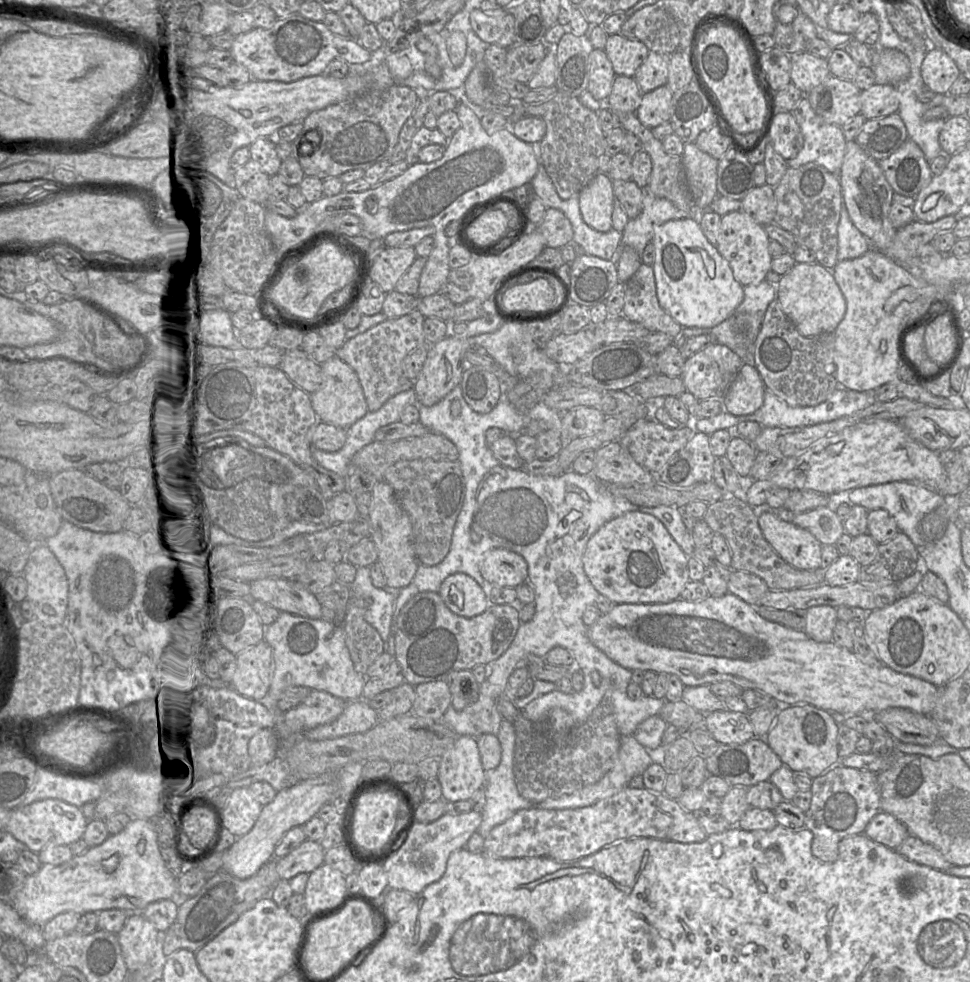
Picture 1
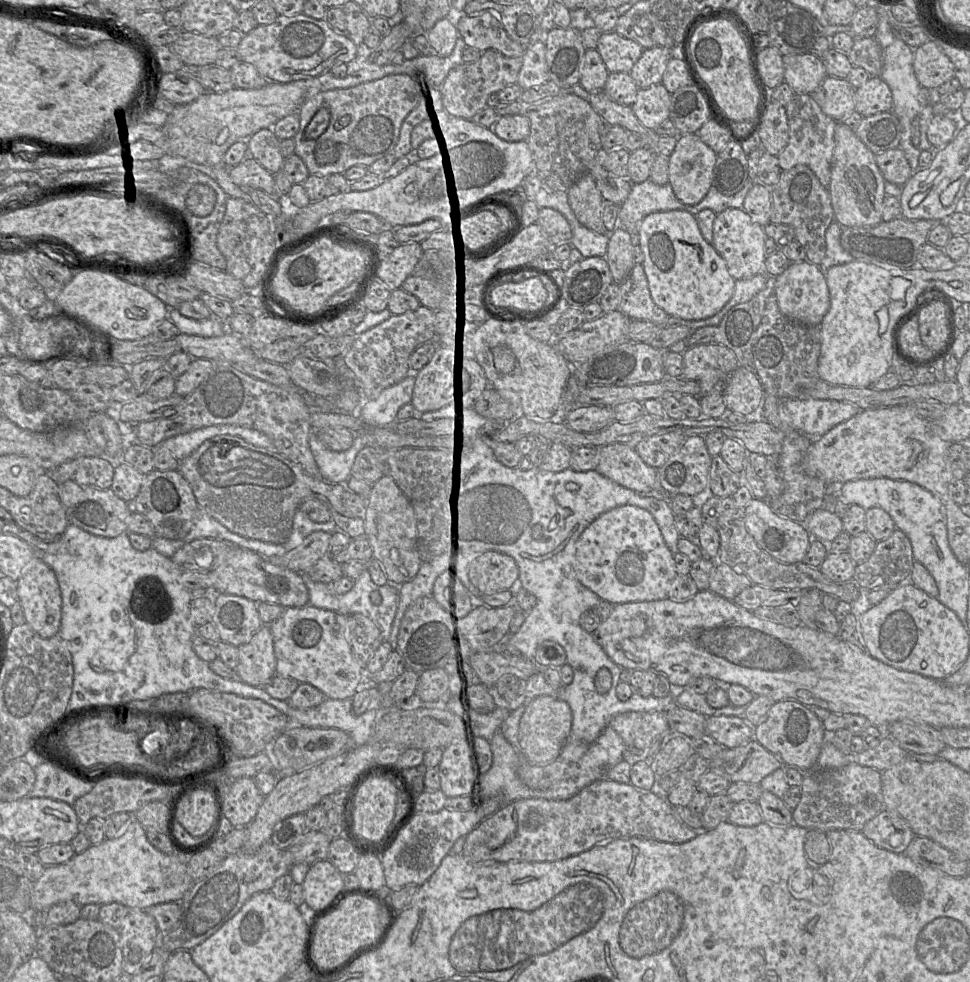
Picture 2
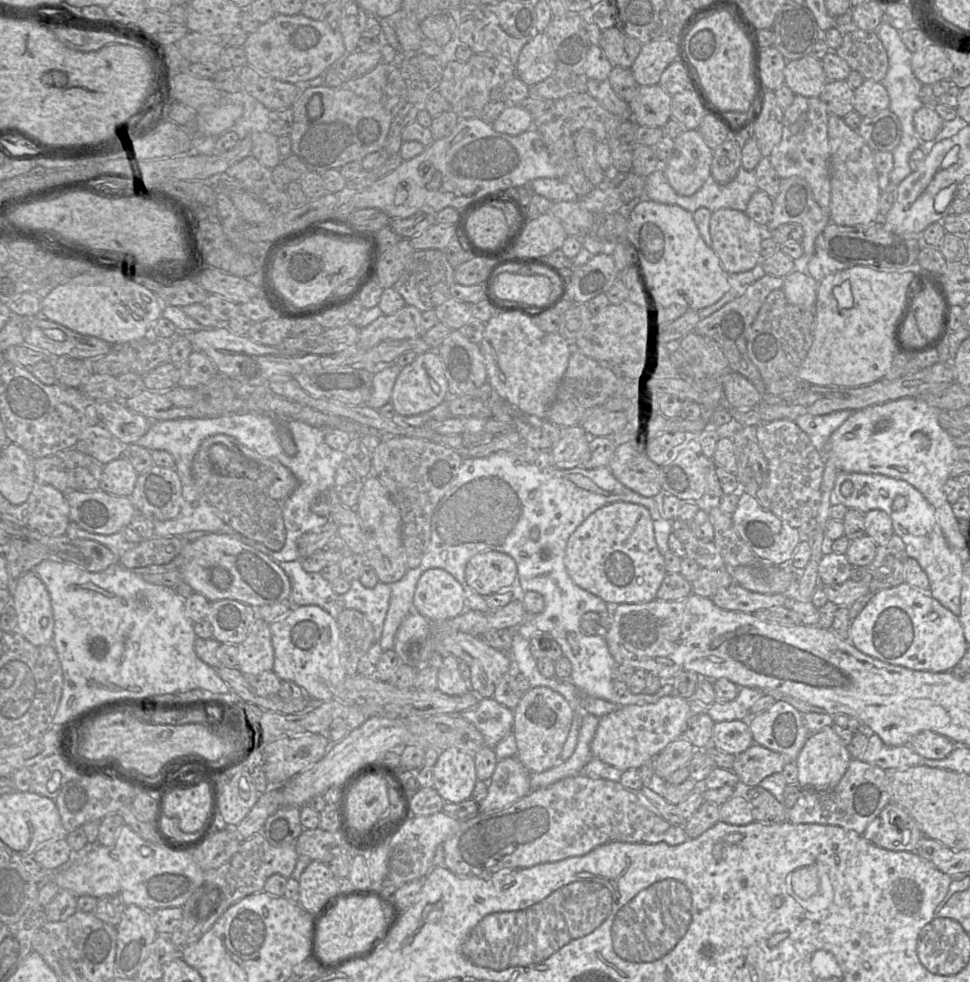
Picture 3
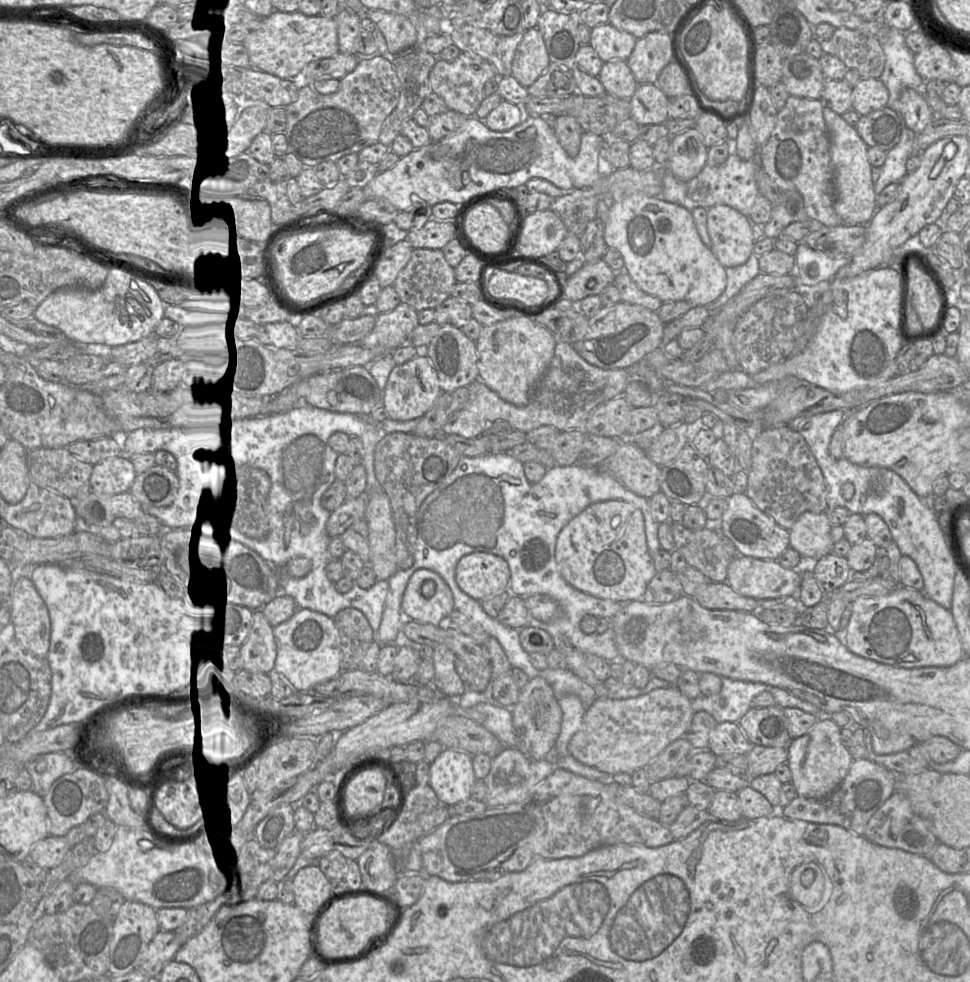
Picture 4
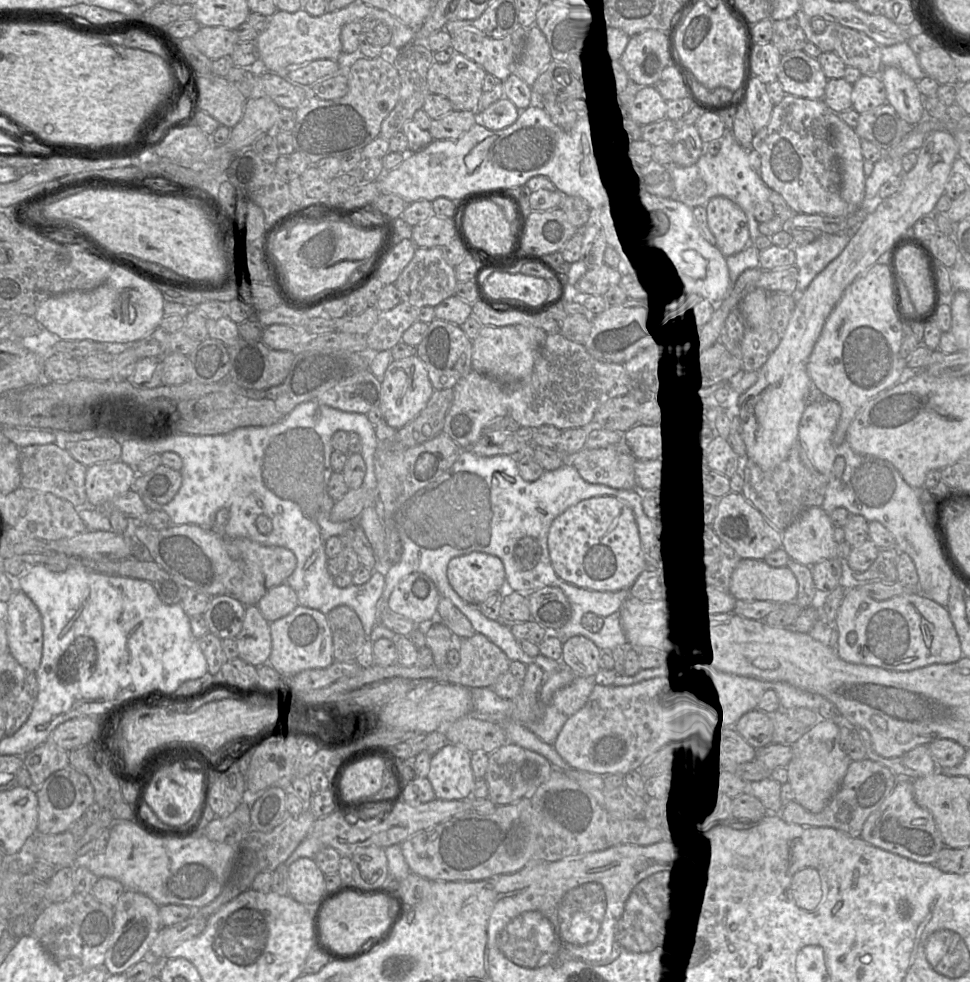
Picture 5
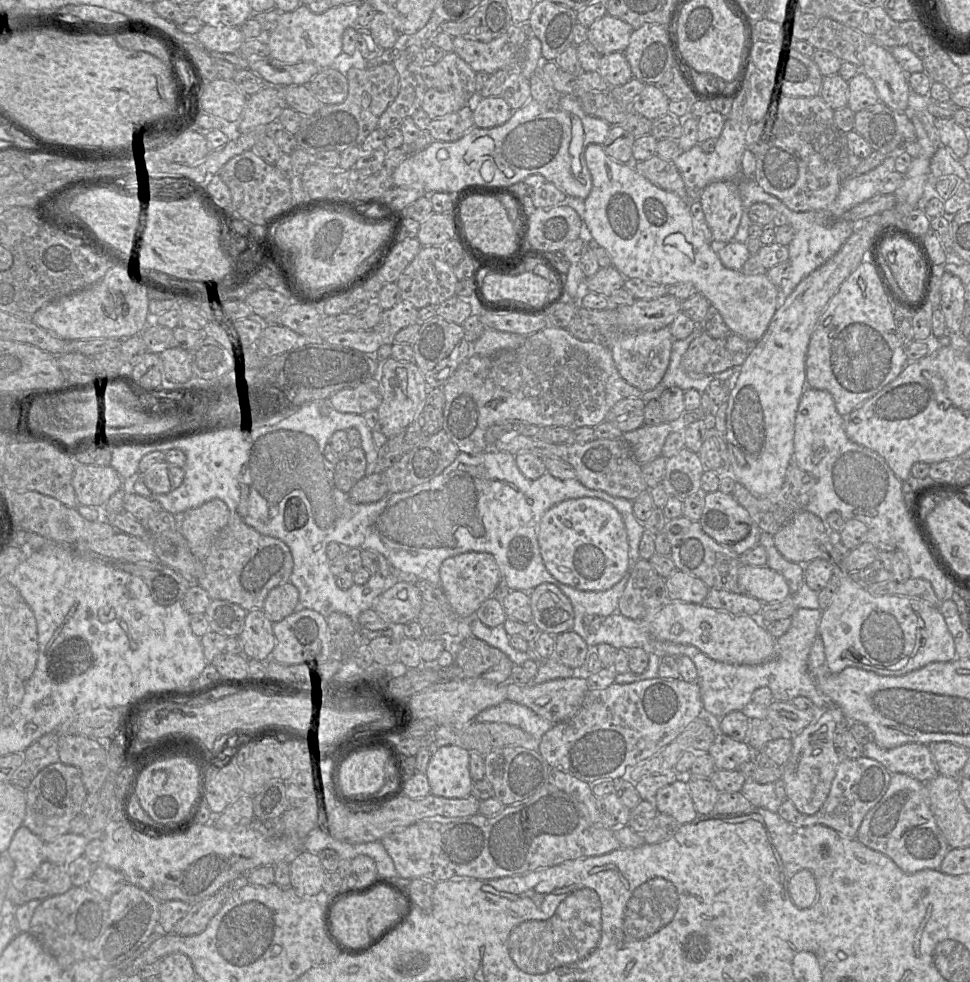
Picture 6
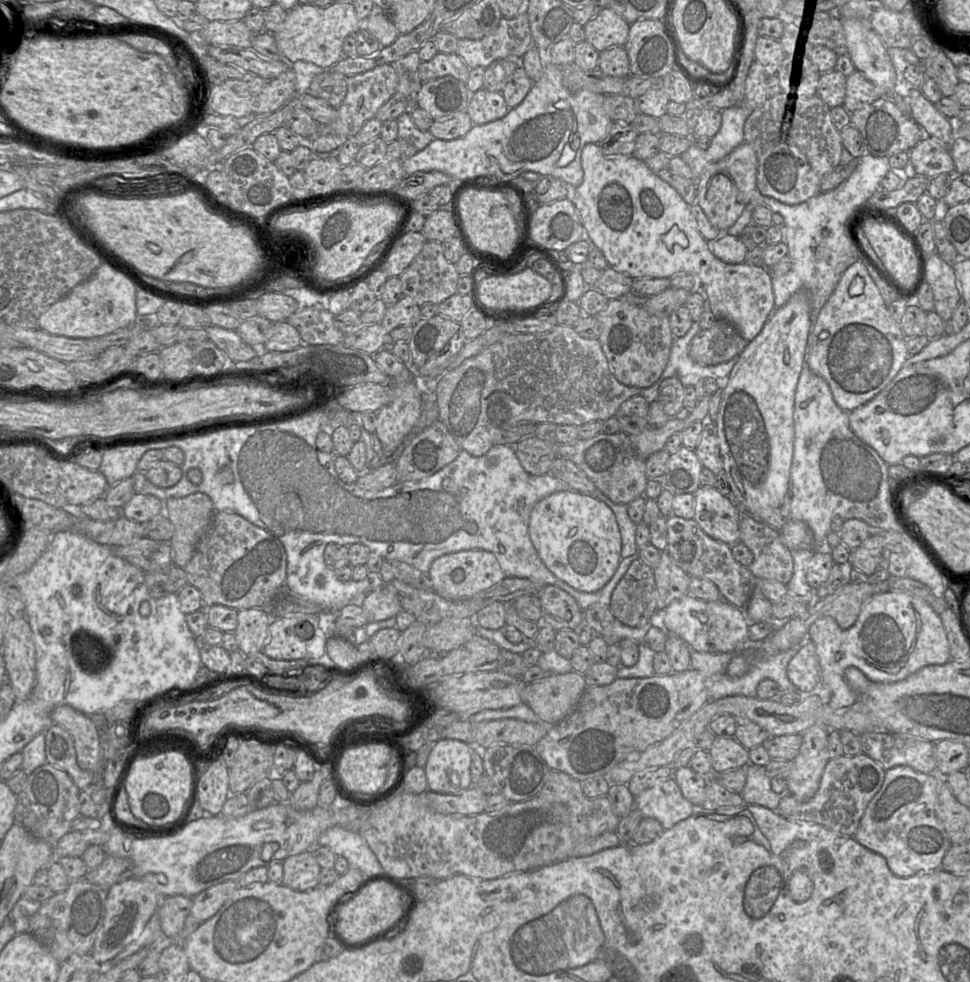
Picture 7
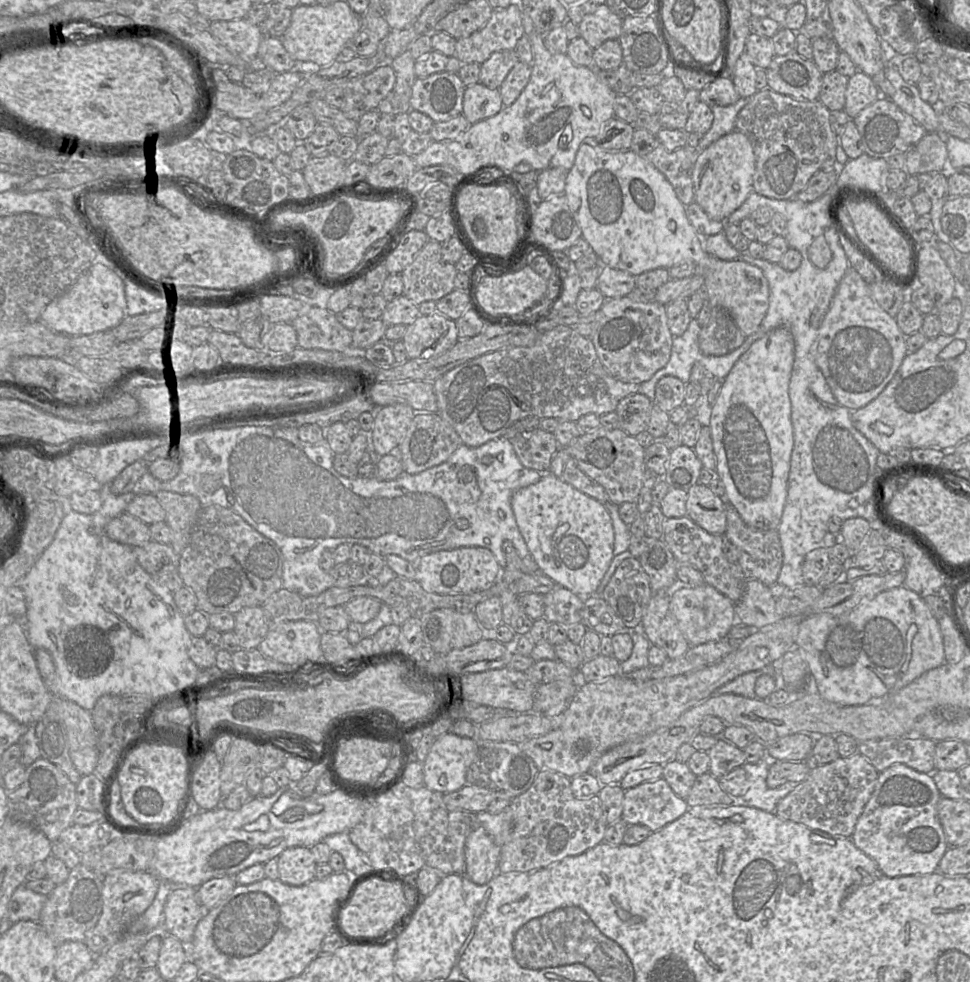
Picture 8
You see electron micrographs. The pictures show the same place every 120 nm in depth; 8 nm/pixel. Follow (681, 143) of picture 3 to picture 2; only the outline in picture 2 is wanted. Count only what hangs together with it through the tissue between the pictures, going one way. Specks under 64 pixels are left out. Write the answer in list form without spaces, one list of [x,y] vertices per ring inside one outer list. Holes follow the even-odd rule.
[[[697,133],[677,137],[677,144],[669,157],[669,184],[676,197],[685,205],[698,204],[712,186],[717,154],[706,145]]]

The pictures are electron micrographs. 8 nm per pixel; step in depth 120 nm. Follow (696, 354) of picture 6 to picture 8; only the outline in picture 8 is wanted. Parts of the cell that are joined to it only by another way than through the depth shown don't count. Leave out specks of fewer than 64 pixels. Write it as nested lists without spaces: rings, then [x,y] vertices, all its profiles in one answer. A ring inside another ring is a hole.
[[[712,307],[708,323],[700,328],[698,344],[703,355],[723,356],[740,347],[745,338],[724,308]]]

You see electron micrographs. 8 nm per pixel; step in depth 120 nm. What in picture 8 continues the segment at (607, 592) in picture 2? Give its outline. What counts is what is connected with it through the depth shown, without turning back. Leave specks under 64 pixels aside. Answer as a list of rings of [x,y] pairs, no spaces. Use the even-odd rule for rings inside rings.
[[[552,473],[518,490],[511,505],[519,531],[541,573],[580,597],[593,595],[615,556],[615,533],[605,506]]]

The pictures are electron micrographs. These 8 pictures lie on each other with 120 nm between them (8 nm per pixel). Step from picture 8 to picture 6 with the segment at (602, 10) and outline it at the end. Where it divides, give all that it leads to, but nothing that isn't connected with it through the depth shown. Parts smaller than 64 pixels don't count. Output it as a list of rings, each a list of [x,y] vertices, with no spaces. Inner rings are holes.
[[[605,14],[587,28],[587,41],[601,55],[624,52],[633,30],[628,23]]]

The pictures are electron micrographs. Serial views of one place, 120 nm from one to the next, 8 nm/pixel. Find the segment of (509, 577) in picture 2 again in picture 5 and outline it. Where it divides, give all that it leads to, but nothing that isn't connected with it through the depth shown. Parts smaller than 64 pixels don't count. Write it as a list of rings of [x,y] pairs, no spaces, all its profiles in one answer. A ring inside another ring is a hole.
[[[482,552],[451,559],[447,577],[456,593],[473,605],[480,605],[506,587],[505,567],[501,559]]]

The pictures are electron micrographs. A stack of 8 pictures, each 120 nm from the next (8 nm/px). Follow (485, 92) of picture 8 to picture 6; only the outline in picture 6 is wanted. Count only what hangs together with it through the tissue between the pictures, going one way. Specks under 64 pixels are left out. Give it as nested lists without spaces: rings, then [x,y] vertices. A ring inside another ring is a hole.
[[[501,96],[476,98],[473,102],[474,127],[493,128],[507,122],[513,110]]]

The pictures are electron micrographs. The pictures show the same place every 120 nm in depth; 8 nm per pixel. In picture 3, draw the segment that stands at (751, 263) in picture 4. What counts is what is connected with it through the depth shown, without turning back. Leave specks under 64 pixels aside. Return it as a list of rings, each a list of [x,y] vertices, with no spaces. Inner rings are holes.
[[[762,262],[757,264],[753,269],[747,272],[730,274],[730,288],[728,292],[715,304],[700,310],[700,318],[702,320],[706,319],[716,311],[720,310],[726,304],[741,297],[750,286],[752,286],[757,280],[761,279],[765,275],[766,272],[764,270]]]

